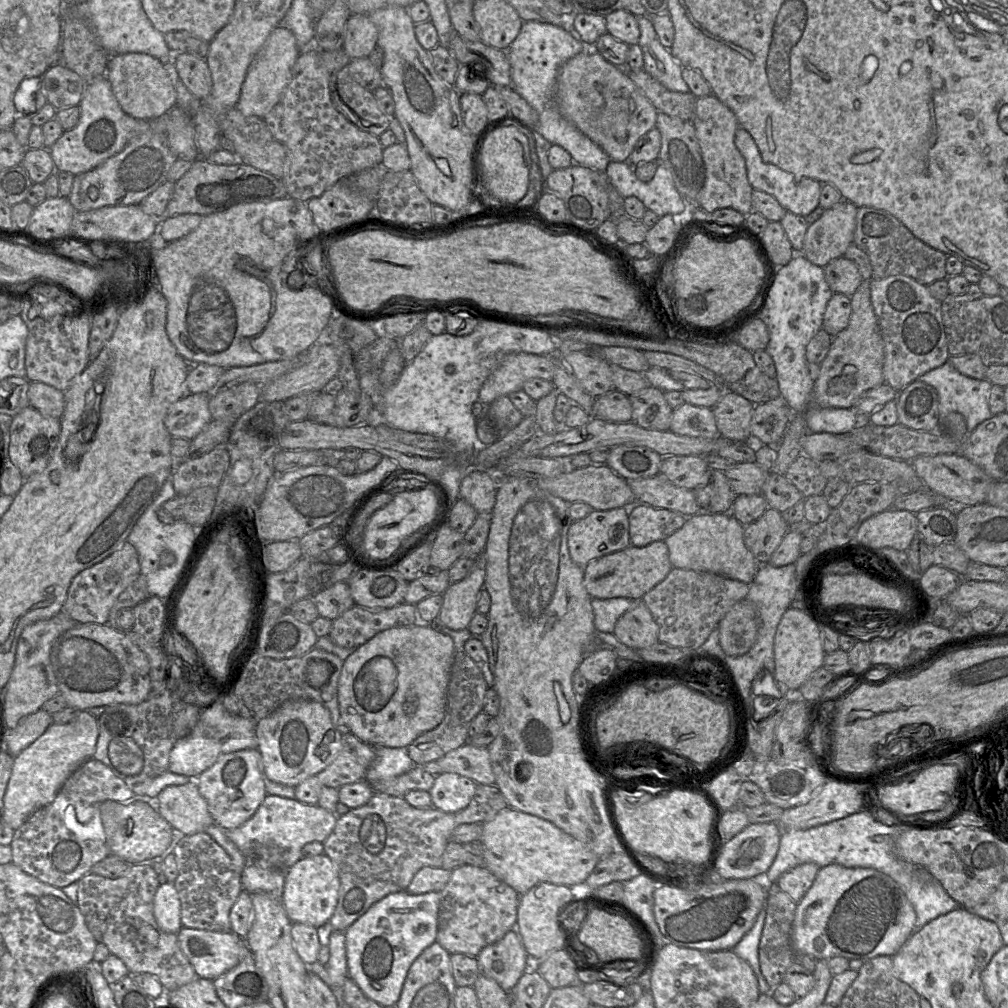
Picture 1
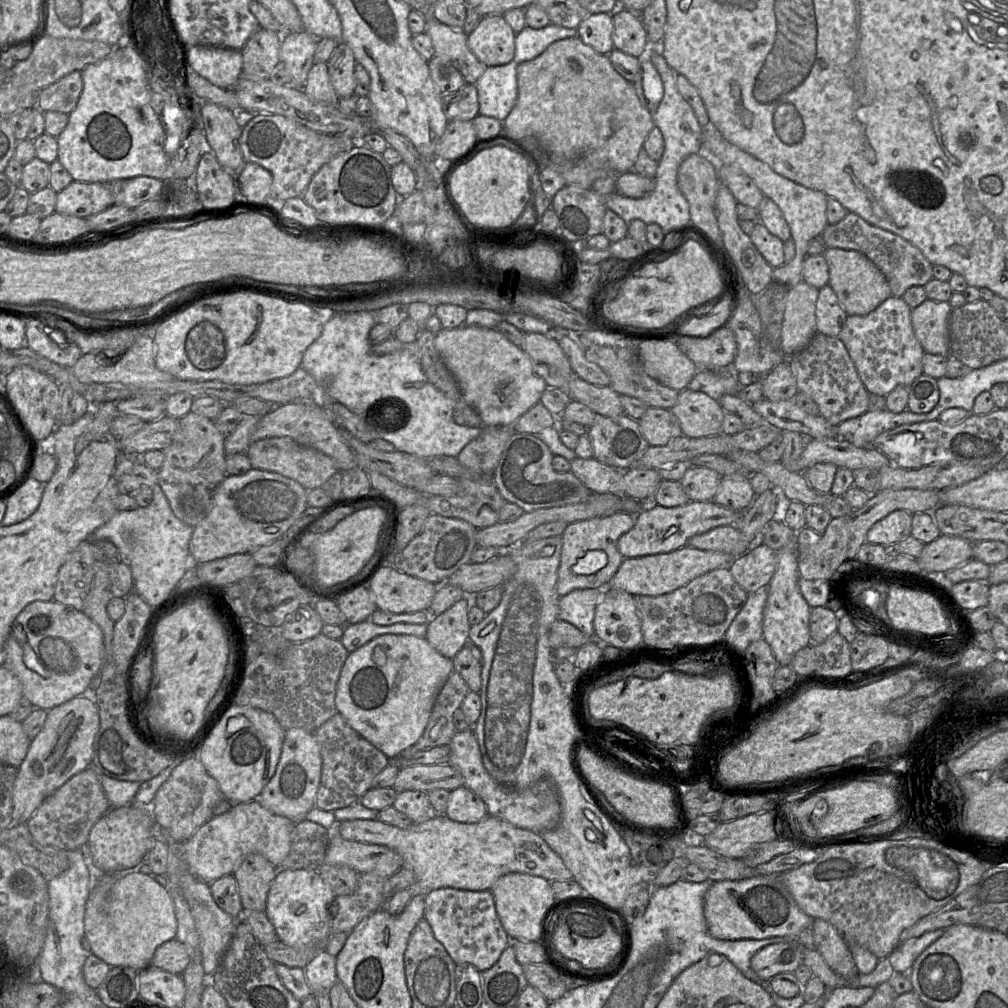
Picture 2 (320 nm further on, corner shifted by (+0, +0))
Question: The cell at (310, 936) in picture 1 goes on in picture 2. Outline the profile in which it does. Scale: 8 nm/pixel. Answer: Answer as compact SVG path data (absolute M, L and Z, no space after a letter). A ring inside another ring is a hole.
M325 950L317 953L304 967L312 994L329 993L337 979L336 957Z

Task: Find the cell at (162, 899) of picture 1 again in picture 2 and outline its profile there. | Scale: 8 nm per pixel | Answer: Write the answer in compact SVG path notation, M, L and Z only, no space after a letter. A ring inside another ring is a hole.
M131 873L117 879L113 884L92 885L85 907L84 935L90 943L92 954L111 967L127 966L142 970L151 966L156 948L166 941L175 939L176 933L177 920L171 896L150 875Z

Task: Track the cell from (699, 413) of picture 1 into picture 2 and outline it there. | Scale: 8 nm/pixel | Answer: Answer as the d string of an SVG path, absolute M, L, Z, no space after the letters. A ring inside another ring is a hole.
M649 406L638 423L650 446L665 445L683 435L678 419L670 409Z

